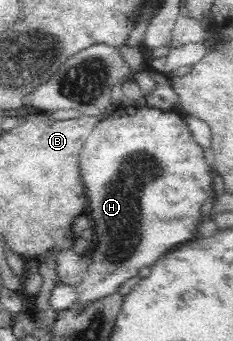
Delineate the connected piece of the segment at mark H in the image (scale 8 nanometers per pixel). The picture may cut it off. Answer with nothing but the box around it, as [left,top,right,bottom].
[70,104,214,317]

